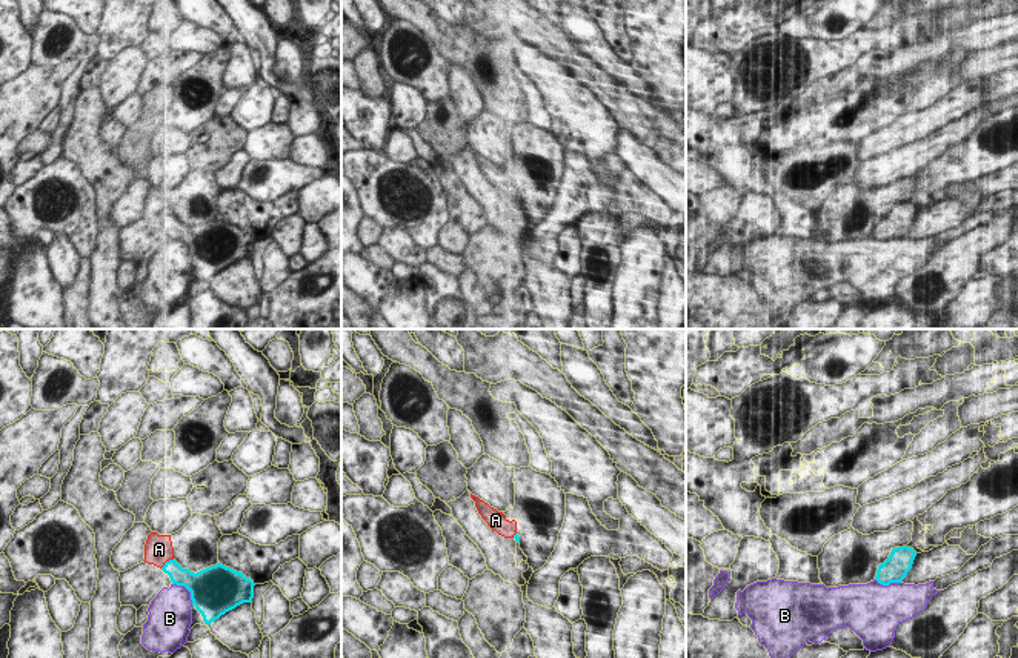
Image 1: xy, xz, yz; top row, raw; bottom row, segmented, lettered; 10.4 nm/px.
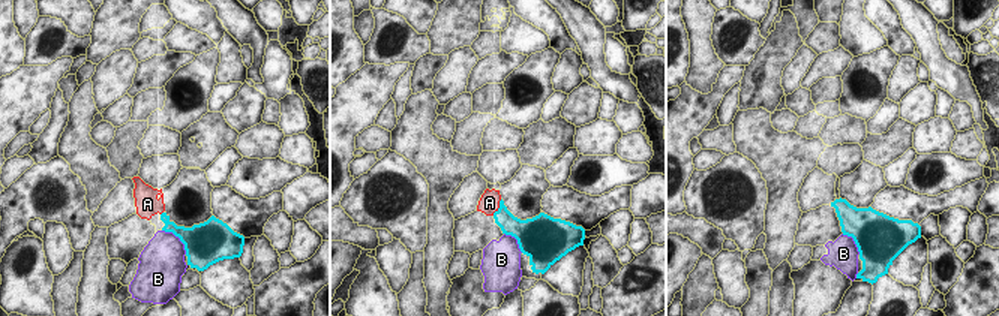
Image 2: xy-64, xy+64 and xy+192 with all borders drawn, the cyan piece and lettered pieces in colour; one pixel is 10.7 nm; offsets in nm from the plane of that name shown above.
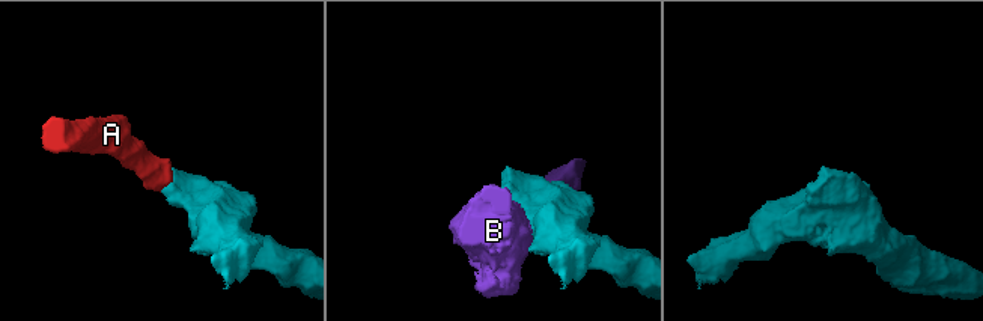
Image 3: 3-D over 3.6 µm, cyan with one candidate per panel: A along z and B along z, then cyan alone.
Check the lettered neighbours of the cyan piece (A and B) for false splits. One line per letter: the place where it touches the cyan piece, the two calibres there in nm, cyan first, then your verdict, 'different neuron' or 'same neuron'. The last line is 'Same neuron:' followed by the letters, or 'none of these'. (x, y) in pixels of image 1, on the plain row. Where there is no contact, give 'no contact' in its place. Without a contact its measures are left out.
A: meets cyan in xy at (166, 217); 190 nm thick on the cyan side, 300 nm on the other; same neuron
B: meets cyan in xy at (188, 245); 460 nm thick on the cyan side, 380 nm on the other; different neuron
Same neuron: A

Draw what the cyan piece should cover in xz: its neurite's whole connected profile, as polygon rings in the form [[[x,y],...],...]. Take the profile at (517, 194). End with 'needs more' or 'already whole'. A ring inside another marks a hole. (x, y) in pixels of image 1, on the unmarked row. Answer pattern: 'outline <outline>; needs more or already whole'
outline [[[471,149],[471,154],[475,157],[475,163],[487,181],[504,194],[514,194],[520,198],[517,191],[517,177],[509,177],[503,168],[491,163],[487,158]]]; needs more

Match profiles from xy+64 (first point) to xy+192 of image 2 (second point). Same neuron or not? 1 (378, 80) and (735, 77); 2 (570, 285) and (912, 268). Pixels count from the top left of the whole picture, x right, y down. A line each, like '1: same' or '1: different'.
1: same
2: same

